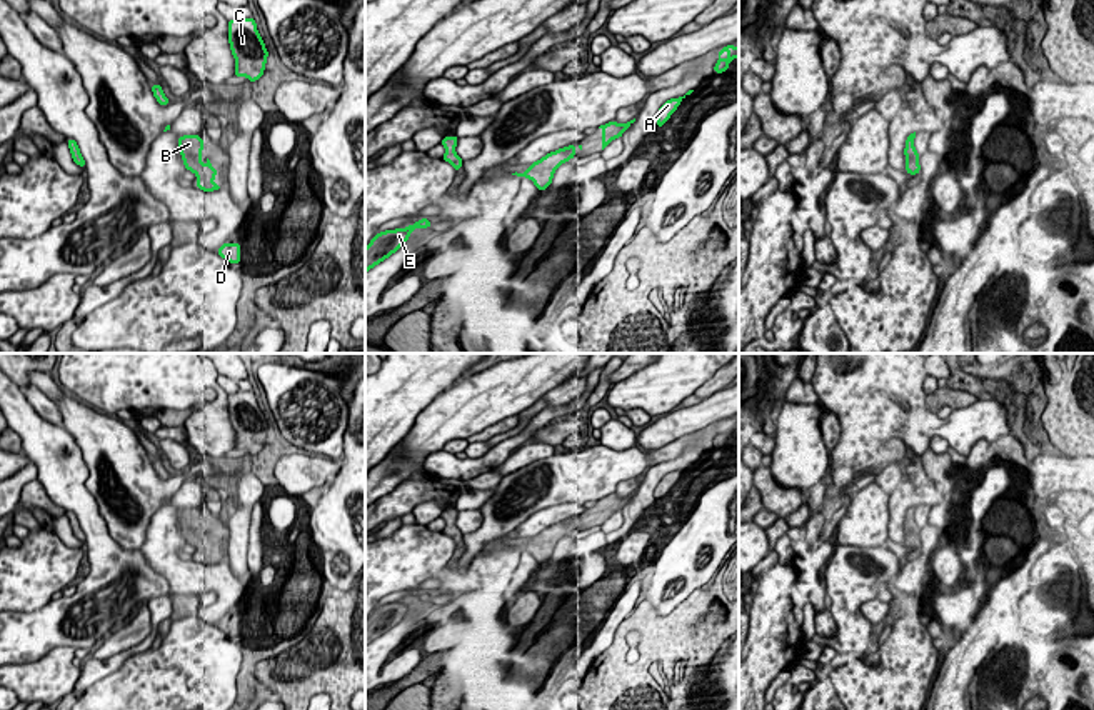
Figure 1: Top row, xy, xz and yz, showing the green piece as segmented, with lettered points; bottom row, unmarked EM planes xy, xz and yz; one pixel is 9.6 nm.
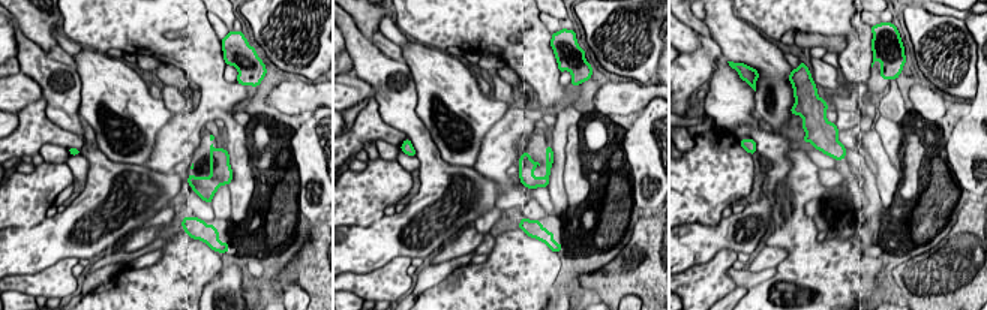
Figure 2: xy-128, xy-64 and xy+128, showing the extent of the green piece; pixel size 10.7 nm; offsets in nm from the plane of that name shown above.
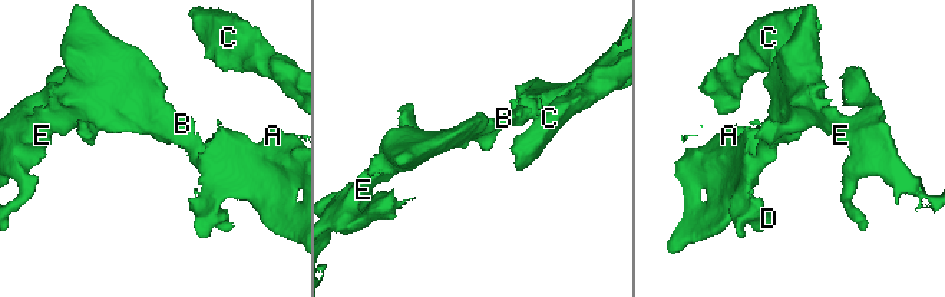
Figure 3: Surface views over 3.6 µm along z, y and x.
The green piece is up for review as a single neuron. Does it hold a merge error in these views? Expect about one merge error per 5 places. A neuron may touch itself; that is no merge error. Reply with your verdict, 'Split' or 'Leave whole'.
Leave whole

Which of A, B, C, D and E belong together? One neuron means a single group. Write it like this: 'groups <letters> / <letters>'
groups A B C D E

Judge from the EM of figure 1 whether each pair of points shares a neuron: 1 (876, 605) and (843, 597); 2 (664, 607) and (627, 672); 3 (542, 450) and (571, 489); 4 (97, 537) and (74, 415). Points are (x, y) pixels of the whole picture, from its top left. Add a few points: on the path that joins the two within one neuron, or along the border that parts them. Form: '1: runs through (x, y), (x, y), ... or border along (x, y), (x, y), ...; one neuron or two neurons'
1: border along (876, 597), (861, 607), (863, 615), (873, 625); two neurons
2: border along (692, 590), (662, 615), (646, 600); two neurons
3: border along (554, 454), (511, 472); two neurons
4: border along (62, 427), (80, 450), (89, 489); two neurons

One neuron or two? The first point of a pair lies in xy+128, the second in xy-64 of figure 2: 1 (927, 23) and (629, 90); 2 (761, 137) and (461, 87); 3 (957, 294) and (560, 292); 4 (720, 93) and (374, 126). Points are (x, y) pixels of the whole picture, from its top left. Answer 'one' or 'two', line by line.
1: two
2: one
3: two
4: two

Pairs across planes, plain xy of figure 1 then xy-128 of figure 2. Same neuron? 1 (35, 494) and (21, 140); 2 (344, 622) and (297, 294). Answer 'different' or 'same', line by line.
1: same
2: different

